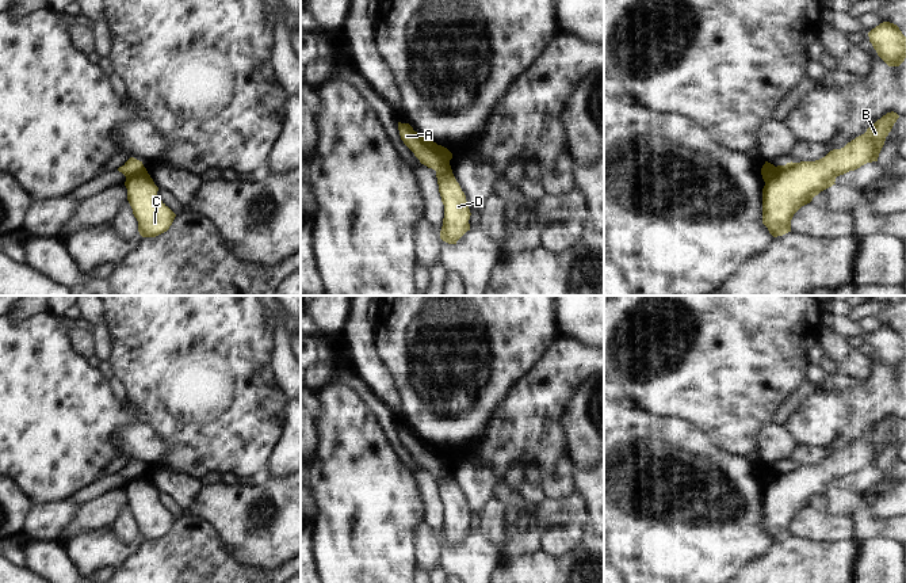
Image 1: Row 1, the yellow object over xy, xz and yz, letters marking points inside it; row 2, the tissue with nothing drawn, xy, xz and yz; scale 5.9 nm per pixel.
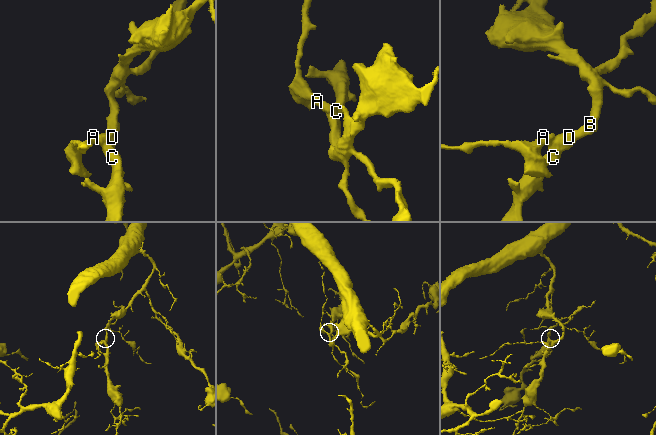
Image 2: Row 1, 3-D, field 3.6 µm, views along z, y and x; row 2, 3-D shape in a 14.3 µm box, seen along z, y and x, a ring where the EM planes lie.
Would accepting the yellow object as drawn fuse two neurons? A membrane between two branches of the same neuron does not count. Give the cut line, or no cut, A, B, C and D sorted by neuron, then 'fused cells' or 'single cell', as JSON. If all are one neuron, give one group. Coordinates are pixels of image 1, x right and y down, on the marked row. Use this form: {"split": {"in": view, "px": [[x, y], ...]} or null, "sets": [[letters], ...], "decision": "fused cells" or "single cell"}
{"split": {"in": "xy", "px": [[144, 167], [126, 181]]}, "sets": [["A"], ["B", "C", "D"]], "decision": "fused cells"}

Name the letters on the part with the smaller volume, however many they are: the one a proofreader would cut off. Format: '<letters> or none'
A

